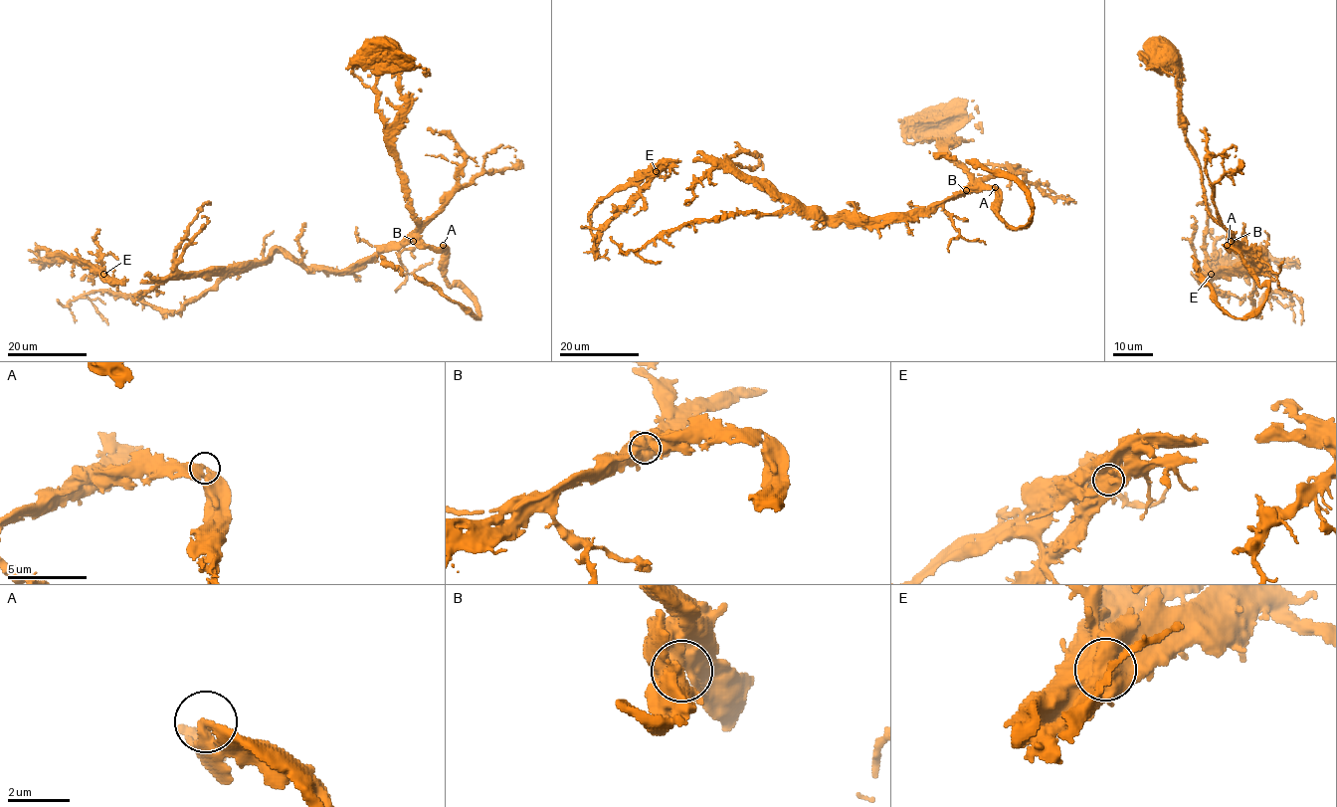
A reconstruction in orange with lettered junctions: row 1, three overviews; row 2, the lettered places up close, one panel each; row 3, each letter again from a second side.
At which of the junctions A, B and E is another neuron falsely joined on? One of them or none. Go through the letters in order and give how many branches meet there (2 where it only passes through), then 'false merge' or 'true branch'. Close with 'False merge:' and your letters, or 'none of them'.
A: 1 | true branch
B: 1 | true branch
E: 1 | false merge
False merge: E

